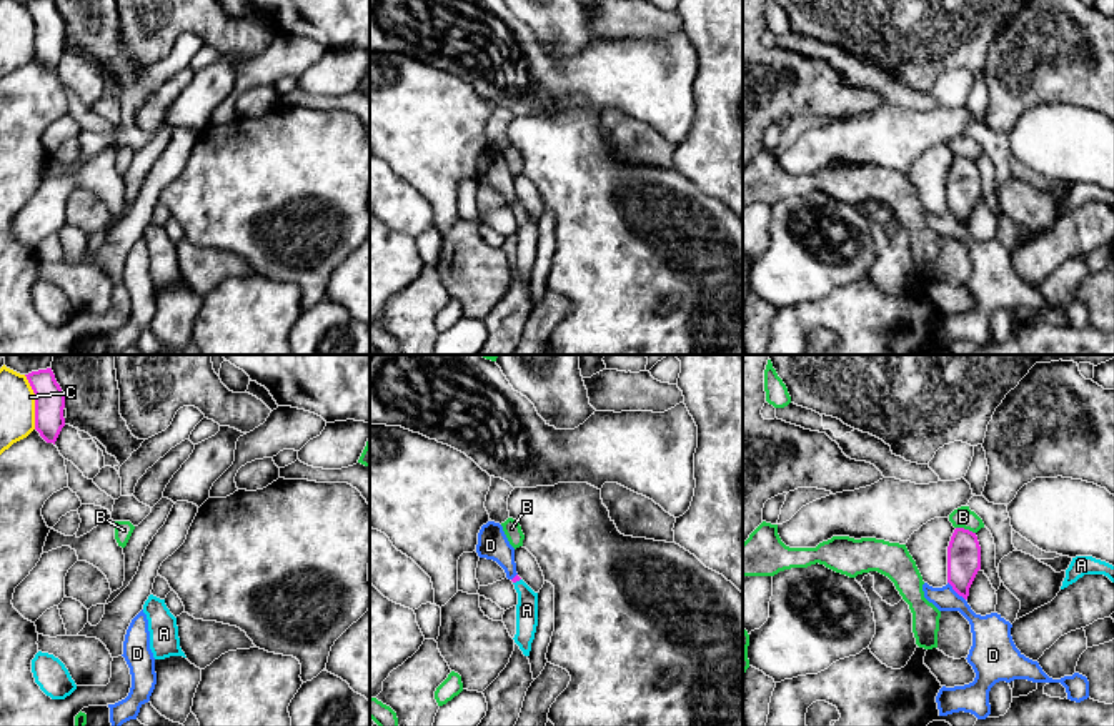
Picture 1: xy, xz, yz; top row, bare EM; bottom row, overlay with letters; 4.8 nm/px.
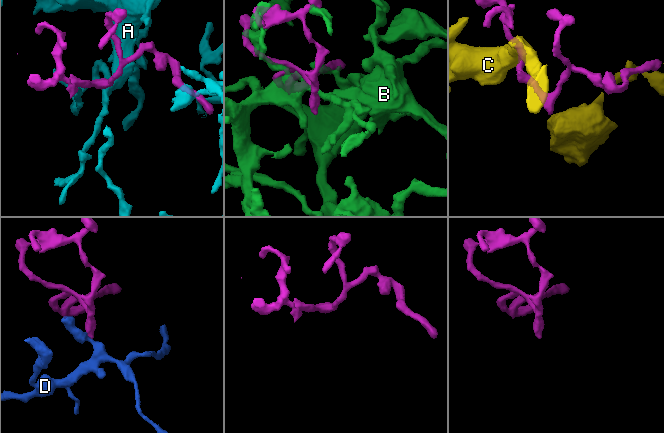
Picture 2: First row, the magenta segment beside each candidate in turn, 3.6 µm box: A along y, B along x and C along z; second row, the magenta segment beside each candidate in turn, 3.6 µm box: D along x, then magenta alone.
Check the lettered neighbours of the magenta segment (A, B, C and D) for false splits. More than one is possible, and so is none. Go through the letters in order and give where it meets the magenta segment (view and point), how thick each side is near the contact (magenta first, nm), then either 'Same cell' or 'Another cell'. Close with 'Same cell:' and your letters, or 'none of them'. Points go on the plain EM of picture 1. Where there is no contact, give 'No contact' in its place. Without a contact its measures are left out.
A: Touches magenta at xz (517, 207). Thickness 30 nm (magenta) against 110 nm. Same cell
B: Touches magenta at yz (966, 157). Thickness 160 nm (magenta) against 100 nm. Another cell
C: Touches magenta at xy (35, 29). Thickness 140 nm (magenta) against 180 nm. Another cell
D: Touches magenta at yz (956, 218). Thickness 160 nm (magenta) against 170 nm. Another cell
Same cell: A

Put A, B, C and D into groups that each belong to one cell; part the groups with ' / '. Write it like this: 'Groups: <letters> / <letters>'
Groups: A / B / C / D

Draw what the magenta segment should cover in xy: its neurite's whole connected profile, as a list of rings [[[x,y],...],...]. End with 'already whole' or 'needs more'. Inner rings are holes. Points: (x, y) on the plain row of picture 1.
[[[53,0],[25,2],[35,20],[35,57],[47,70],[57,68],[65,53],[65,22]]] | already whole

